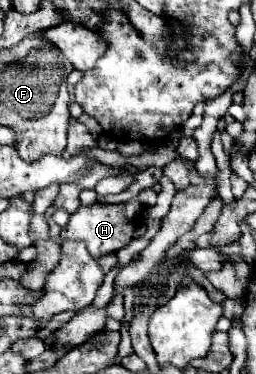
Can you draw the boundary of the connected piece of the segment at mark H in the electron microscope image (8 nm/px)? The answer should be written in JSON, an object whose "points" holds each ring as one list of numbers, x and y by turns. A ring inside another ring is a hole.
{"points":[[139,199,127,201,127,203,117,203,117,205,105,205,105,203,95,203,95,205,81,205,69,219,69,223,63,227,61,237,65,239,83,239,91,251,91,255,95,259,99,259,101,255,107,255,111,251,119,251,121,247,125,247,131,239,133,233,139,225,141,219,141,209,143,205,139,203]]}

